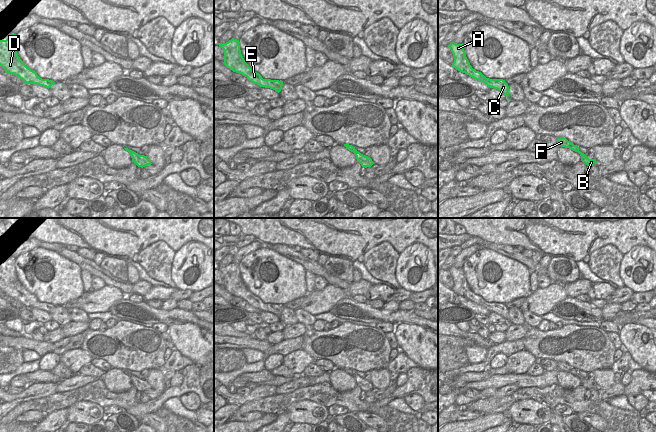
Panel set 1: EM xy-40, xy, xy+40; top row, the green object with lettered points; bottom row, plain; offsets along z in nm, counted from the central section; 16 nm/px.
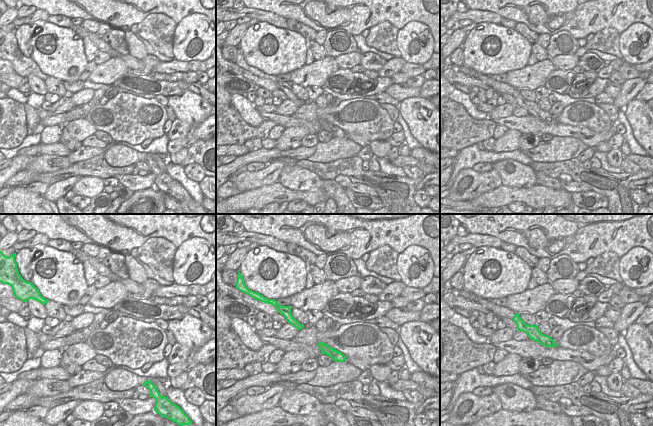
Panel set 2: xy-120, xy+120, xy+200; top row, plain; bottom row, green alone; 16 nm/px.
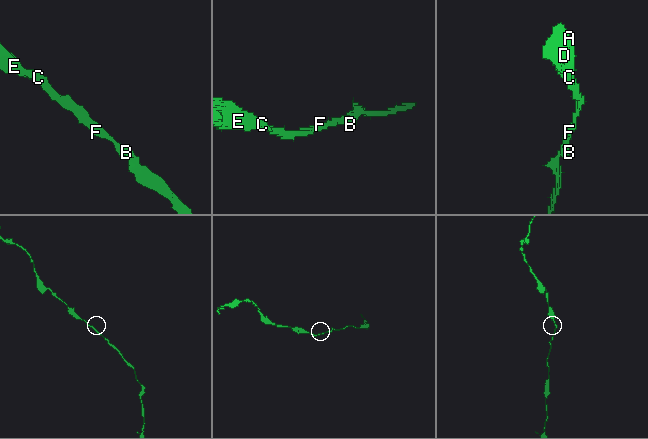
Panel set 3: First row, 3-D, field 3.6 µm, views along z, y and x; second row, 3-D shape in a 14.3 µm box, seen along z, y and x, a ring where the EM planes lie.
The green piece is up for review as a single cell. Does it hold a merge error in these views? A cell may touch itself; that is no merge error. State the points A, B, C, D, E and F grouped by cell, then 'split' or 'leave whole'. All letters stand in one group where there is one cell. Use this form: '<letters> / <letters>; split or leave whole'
A B C D E F; leave whole

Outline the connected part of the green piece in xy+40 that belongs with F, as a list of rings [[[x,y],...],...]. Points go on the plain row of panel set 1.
[[[557,362],[557,369],[578,376],[581,380],[581,385],[587,390],[598,388],[595,383],[589,383],[584,377],[580,376],[579,371],[568,365],[566,362]]]

